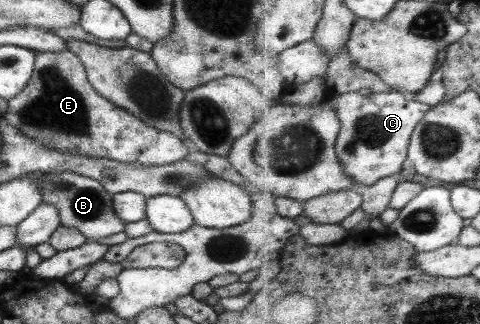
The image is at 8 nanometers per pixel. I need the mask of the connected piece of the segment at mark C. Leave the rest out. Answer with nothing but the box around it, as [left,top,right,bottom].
[331,90,433,185]

